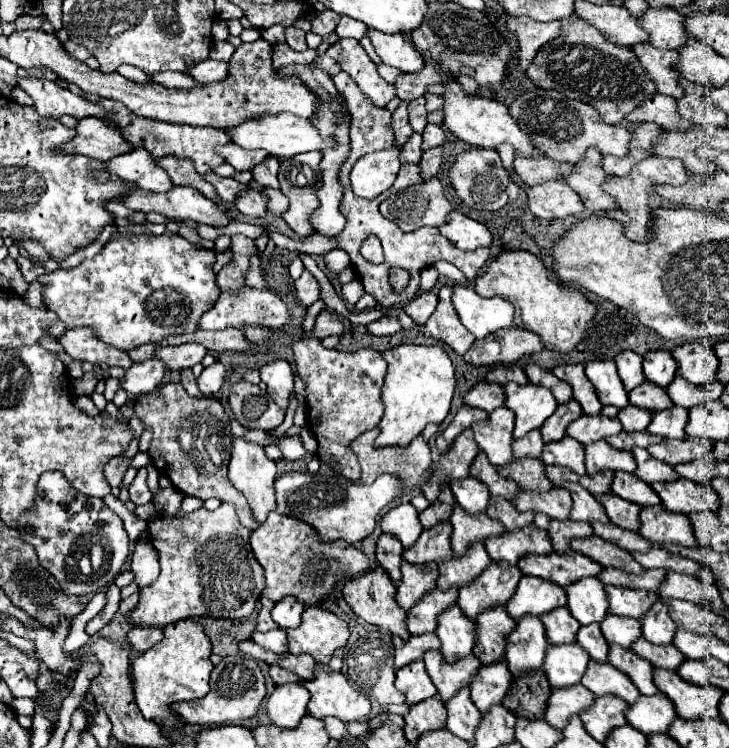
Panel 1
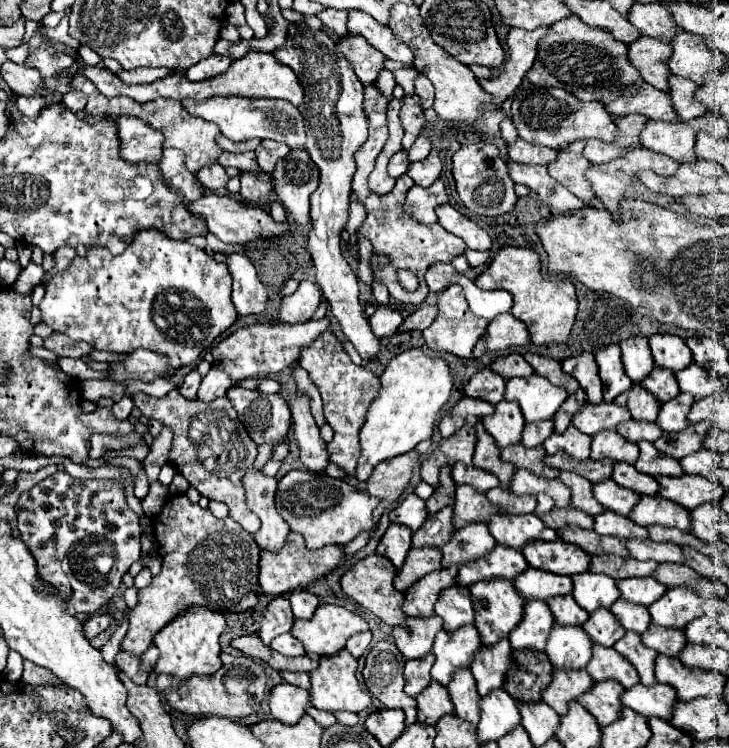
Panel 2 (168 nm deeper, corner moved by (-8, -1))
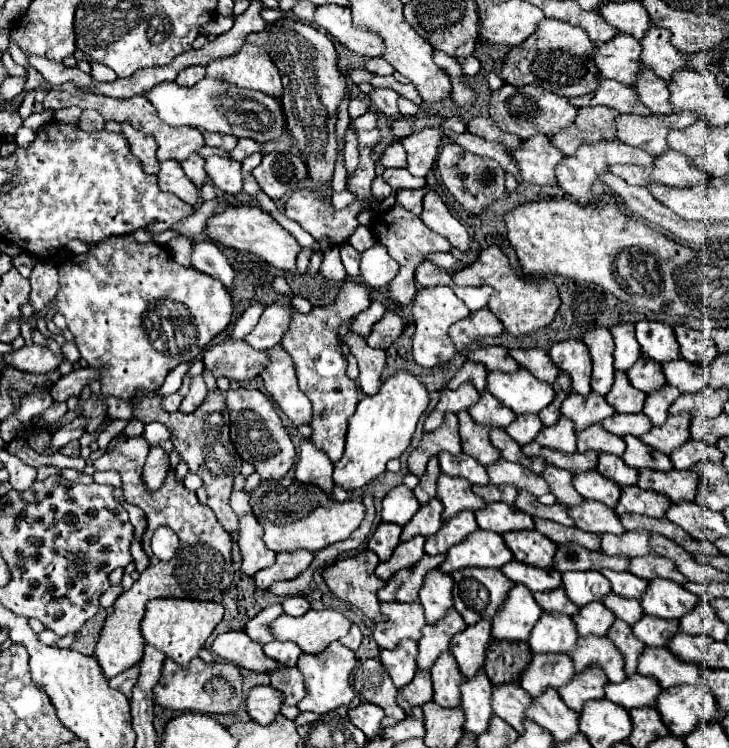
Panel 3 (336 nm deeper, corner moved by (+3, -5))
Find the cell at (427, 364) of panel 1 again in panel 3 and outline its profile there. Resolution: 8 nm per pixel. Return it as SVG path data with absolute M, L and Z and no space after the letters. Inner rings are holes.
M409 372L393 374L389 380L383 382L379 394L365 396L357 404L357 410L349 420L345 452L341 460L333 464L335 484L345 490L355 490L365 486L379 474L383 474L385 464L391 458L399 458L405 452L405 448L411 444L411 436L415 432L417 420L425 412L427 404L429 404L429 392Z

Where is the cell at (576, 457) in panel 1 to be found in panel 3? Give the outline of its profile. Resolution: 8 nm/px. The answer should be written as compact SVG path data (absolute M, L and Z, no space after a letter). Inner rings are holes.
M561 416L557 424L543 428L537 434L535 442L541 444L541 446L549 446L549 448L573 454L575 448L577 448L575 446L575 426L567 416Z

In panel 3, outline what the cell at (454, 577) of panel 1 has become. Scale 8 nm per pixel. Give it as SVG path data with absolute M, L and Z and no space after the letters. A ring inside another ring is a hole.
M463 510L457 516L453 516L451 520L443 522L443 526L439 528L439 532L435 536L427 536L425 552L431 556L447 552L451 546L465 540L473 530L477 530L475 514L469 510Z

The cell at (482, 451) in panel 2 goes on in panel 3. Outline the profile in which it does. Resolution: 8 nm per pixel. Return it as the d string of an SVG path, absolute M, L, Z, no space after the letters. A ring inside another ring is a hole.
M461 410L459 414L459 424L461 424L461 446L463 452L469 456L475 456L483 466L497 462L501 456L497 448L489 440L489 426L473 422L467 410Z

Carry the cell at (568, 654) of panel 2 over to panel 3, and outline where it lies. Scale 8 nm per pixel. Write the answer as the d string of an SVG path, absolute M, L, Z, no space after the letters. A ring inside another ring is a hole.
M543 612L529 636L529 646L533 652L563 652L571 654L577 642L577 628L571 616L561 616L555 612Z

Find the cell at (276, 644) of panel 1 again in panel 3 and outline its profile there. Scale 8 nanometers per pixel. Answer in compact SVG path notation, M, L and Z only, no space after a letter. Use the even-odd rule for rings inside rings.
M271 642L271 644L263 646L263 652L279 664L295 666L297 658L301 654L301 648L297 648L297 644L293 644L293 642Z

